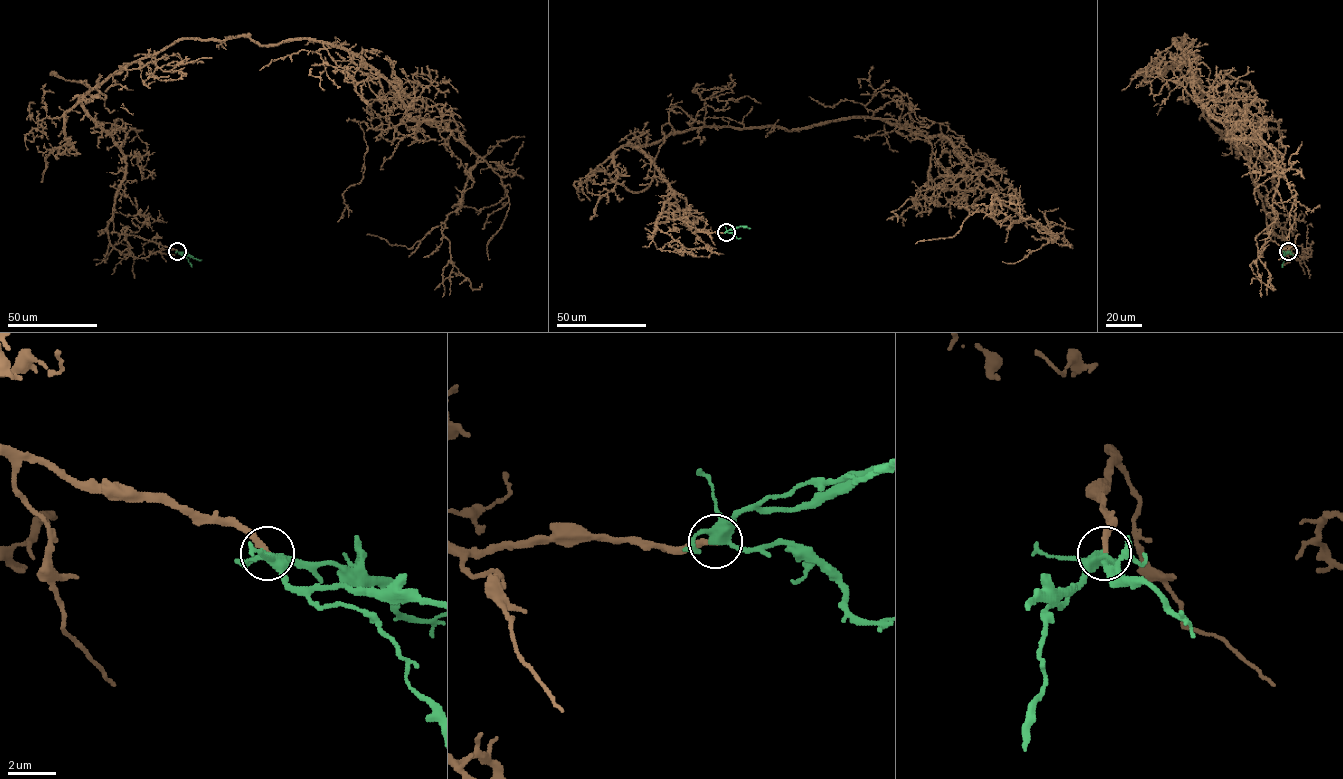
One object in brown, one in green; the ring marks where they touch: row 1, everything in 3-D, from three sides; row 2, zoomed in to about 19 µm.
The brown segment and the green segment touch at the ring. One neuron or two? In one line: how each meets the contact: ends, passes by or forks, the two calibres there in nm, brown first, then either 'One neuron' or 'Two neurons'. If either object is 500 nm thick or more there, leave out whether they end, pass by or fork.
At the ring brown ends. At the ring green forks. Thickness 240 nm (brown) against 340 nm. One neuron

